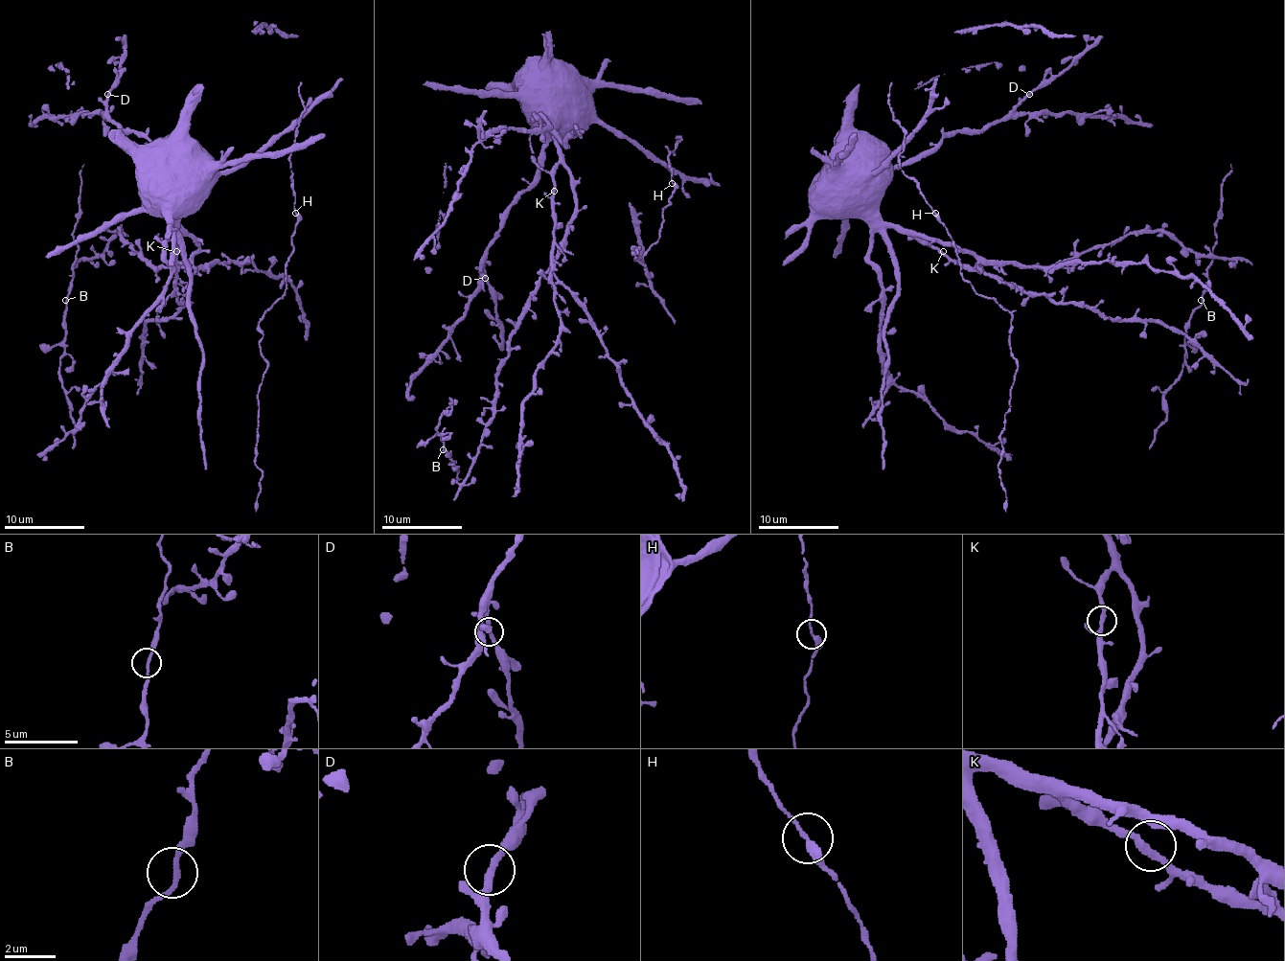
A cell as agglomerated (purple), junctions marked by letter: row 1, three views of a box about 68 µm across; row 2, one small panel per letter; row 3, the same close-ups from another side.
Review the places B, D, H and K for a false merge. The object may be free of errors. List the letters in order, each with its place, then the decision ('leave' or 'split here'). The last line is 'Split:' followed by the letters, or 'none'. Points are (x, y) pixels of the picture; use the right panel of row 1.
B: (1201, 300) | leave
D: (1029, 94) | leave
H: (935, 213) | leave
K: (943, 251) | leave
Split: none

